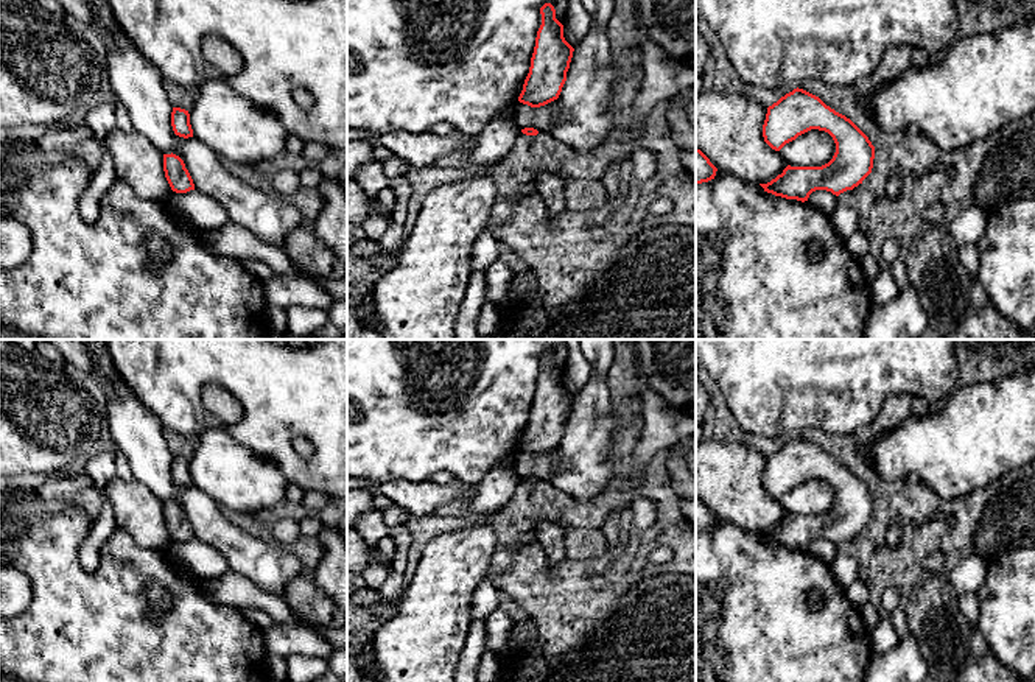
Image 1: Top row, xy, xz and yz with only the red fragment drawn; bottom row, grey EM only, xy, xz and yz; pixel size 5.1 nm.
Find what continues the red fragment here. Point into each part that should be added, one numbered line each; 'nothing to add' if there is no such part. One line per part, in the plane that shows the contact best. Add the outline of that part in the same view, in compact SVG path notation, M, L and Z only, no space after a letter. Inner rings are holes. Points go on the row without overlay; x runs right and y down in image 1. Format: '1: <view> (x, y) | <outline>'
nothing to add

